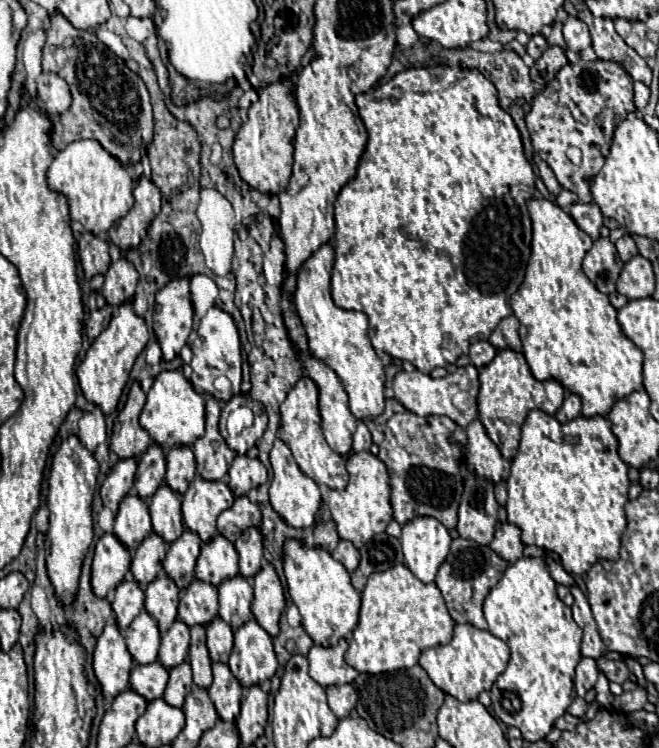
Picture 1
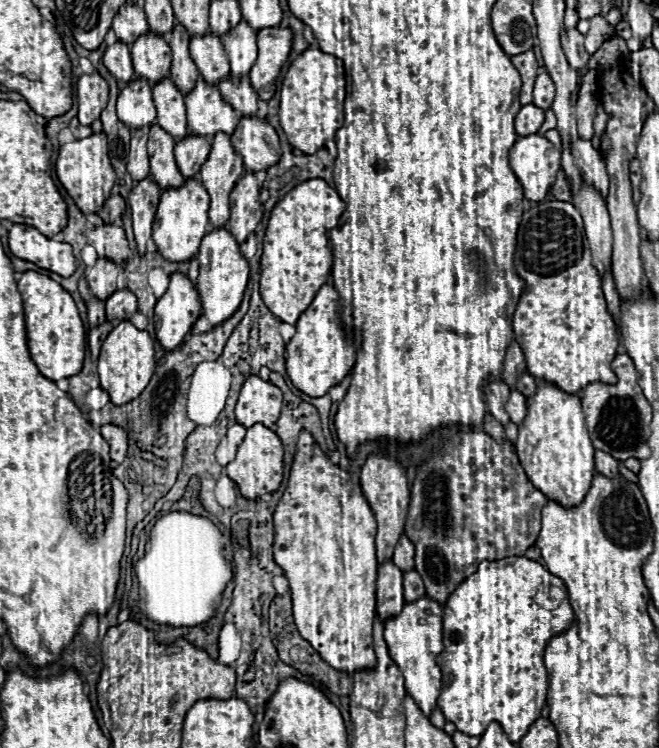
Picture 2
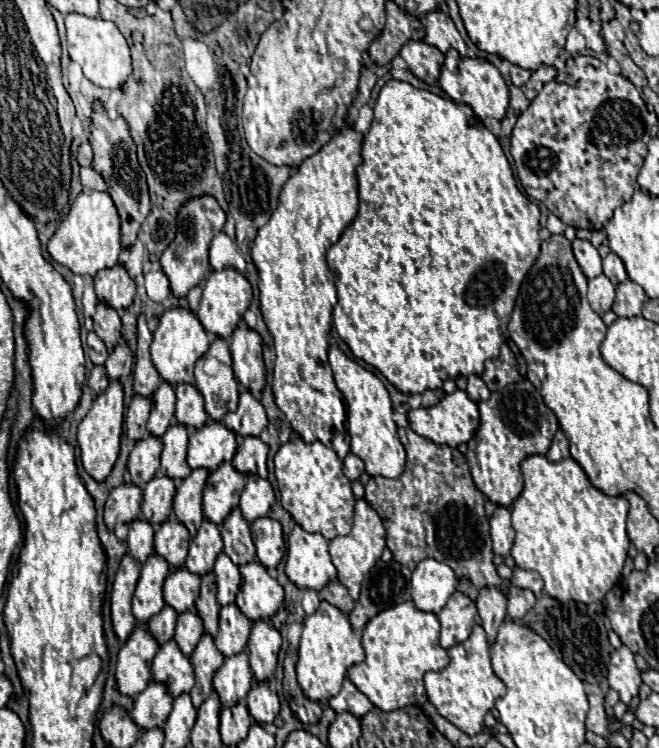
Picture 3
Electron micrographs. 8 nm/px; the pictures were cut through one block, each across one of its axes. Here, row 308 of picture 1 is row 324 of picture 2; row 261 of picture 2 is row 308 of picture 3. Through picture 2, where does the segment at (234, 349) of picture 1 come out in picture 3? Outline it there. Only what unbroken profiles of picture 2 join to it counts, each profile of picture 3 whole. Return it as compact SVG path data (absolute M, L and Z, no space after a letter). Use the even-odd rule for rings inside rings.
M234 268L214 270L204 284L204 292L202 292L200 308L198 308L198 318L200 318L202 326L206 328L206 332L210 332L214 336L228 338L230 332L238 326L244 310L250 306L250 300L252 300L250 282L238 270L234 270Z

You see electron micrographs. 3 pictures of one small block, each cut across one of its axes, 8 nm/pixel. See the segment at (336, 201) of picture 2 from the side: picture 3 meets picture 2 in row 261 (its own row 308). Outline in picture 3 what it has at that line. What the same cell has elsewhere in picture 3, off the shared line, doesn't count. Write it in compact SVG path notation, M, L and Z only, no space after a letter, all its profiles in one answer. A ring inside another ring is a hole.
M348 128L346 132L334 136L330 144L326 144L320 152L304 160L296 174L284 184L280 194L280 204L274 216L258 230L258 236L252 246L252 260L258 268L258 288L260 288L260 308L264 322L274 338L276 362L274 362L274 400L276 406L286 414L292 430L306 442L320 440L324 446L332 448L340 460L350 452L350 434L346 432L346 408L342 392L338 390L330 362L328 362L328 346L330 346L330 328L332 328L332 304L336 300L334 274L326 264L326 252L334 246L348 224L358 214L358 182L356 182L356 166L362 162L360 156L362 136Z

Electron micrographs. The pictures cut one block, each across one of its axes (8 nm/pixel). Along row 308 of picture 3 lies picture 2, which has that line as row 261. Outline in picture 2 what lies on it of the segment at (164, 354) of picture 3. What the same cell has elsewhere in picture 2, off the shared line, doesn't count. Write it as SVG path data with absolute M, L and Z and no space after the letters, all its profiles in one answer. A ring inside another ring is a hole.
M196 178L186 180L184 186L180 186L178 190L166 190L162 194L158 212L156 212L156 220L154 220L154 228L152 228L154 232L152 238L164 260L186 262L198 254L200 240L206 236L208 206L210 206L210 196L206 194L206 190Z

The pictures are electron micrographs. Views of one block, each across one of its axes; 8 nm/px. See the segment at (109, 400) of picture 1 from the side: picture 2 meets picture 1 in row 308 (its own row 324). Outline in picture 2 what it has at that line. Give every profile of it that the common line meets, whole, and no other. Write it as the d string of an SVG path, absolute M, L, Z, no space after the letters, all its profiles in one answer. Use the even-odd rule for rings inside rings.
M130 320L118 322L112 332L106 336L100 358L98 358L98 374L100 374L100 386L110 394L110 400L114 404L126 404L148 386L152 374L154 374L154 342L146 330L138 330Z

